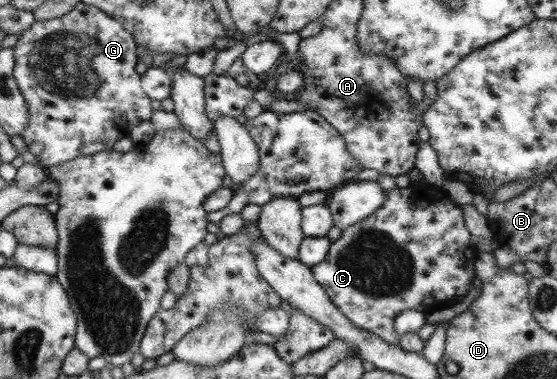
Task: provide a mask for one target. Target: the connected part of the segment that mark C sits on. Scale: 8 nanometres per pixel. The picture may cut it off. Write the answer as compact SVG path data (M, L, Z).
M422 183L386 190L386 201L382 207L342 230L340 237L329 246L326 257L309 267L312 279L348 321L390 345L397 345L398 335L393 323L398 313L420 309L420 305L458 303L475 277L474 262L480 252L463 224L462 211L449 199L439 198L437 188Z

